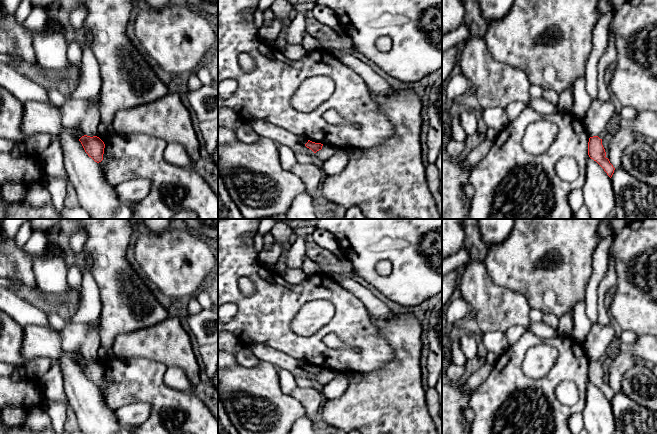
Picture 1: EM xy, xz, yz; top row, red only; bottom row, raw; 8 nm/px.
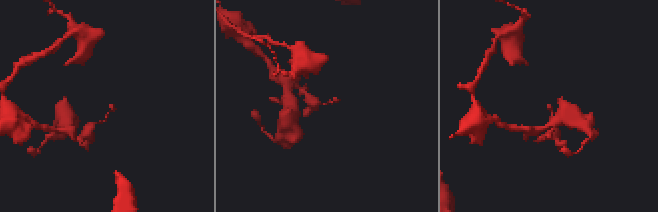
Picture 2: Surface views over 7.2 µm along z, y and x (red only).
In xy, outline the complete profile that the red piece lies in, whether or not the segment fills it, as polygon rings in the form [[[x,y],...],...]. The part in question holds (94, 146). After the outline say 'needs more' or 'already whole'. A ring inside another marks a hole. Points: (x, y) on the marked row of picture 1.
[[[79,125],[74,127],[77,130],[77,139],[81,142],[88,156],[97,163],[101,162],[105,148],[104,142],[97,136],[90,137],[85,135]]] | needs more

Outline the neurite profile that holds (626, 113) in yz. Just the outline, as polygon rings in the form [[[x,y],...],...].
[[[622,107],[619,112],[620,119],[632,120],[638,116],[639,112],[632,107]]]

